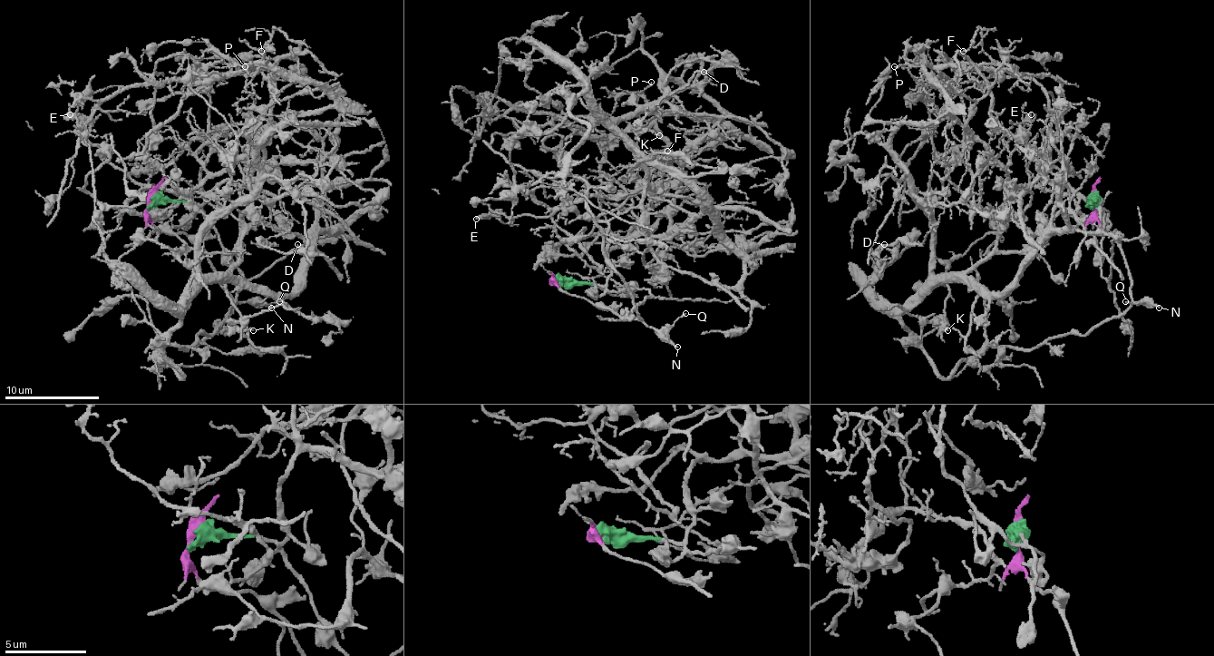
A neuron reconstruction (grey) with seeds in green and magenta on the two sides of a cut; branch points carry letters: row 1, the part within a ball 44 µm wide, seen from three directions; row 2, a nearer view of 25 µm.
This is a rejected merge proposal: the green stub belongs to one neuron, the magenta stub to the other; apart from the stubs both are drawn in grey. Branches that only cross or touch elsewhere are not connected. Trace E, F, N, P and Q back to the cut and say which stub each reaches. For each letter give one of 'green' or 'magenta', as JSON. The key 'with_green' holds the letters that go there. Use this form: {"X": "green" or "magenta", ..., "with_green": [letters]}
{"E": "green", "F": "green", "N": "magenta", "P": "green", "Q": "magenta", "with_green": ["E", "F", "P"]}

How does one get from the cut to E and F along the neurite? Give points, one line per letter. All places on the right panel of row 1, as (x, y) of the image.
E: (1091, 199), (1050, 151), (1017, 140), (1007, 190), (1029, 182), (1024, 125), (1031, 113)
F: (1091, 199), (1095, 206), (1050, 161), (1048, 94), (1019, 75), (979, 68), (991, 61), (979, 44), (963, 52)

